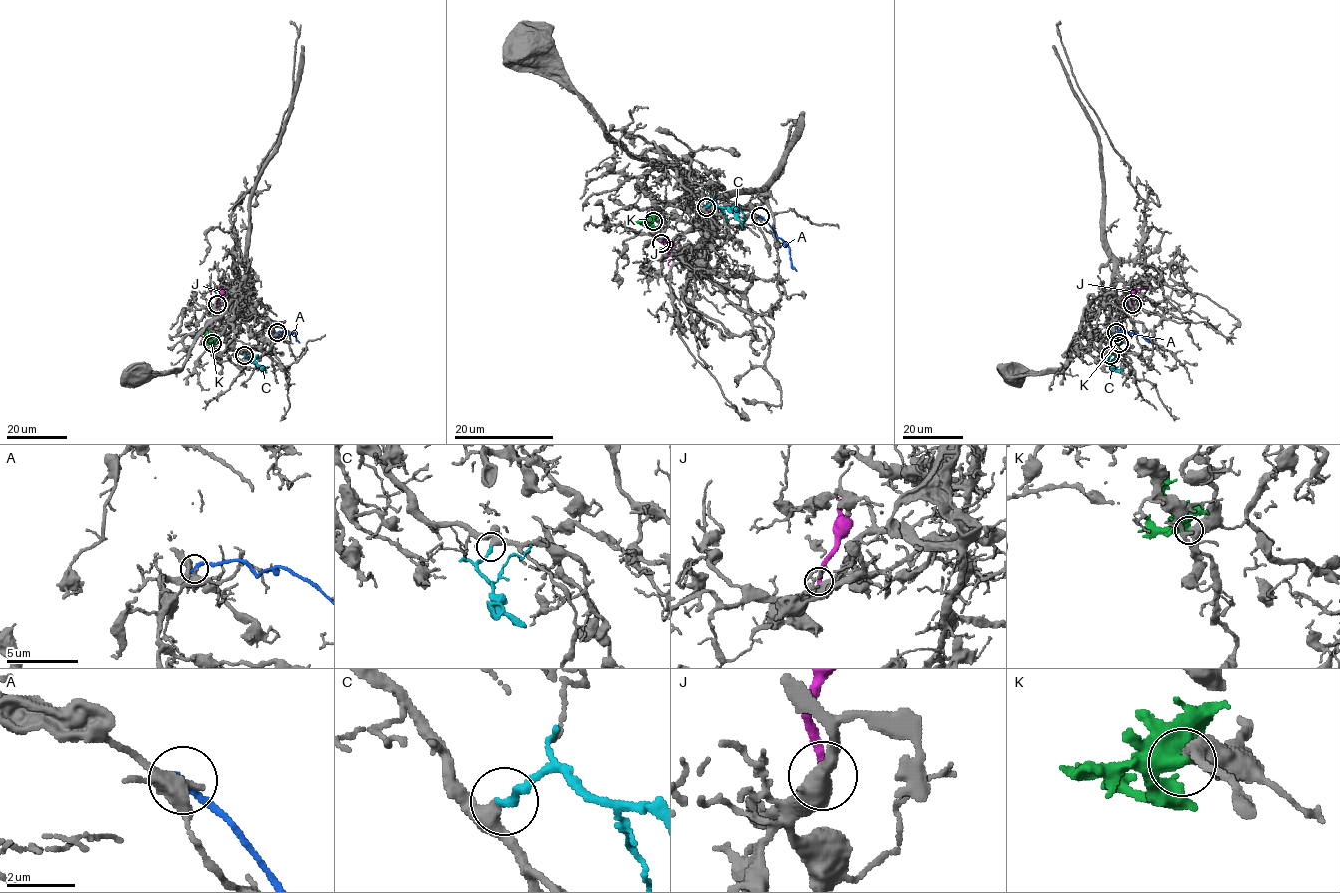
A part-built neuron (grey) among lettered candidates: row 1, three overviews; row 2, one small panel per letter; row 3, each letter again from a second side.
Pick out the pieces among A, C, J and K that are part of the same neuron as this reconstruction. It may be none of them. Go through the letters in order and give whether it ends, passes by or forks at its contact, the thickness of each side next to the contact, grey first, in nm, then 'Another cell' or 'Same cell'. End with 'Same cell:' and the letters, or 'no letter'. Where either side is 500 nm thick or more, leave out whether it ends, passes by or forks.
A: It ends there. Thickness 340 nm (grey) against 240 nm. Another cell
C: It ends there. Thickness 320 nm (grey) against 260 nm. Same cell
J: Thickness 500 nm (grey) against 280 nm. Another cell
K: Thickness 480 nm (grey) against 650 nm. Another cell
Same cell: C

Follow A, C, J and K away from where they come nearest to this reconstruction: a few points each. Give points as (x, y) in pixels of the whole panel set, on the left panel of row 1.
A: (277, 332), (294, 332), (299, 342)
C: (244, 355), (266, 370)
J: (217, 304), (221, 286)
K: (212, 343), (205, 330)

